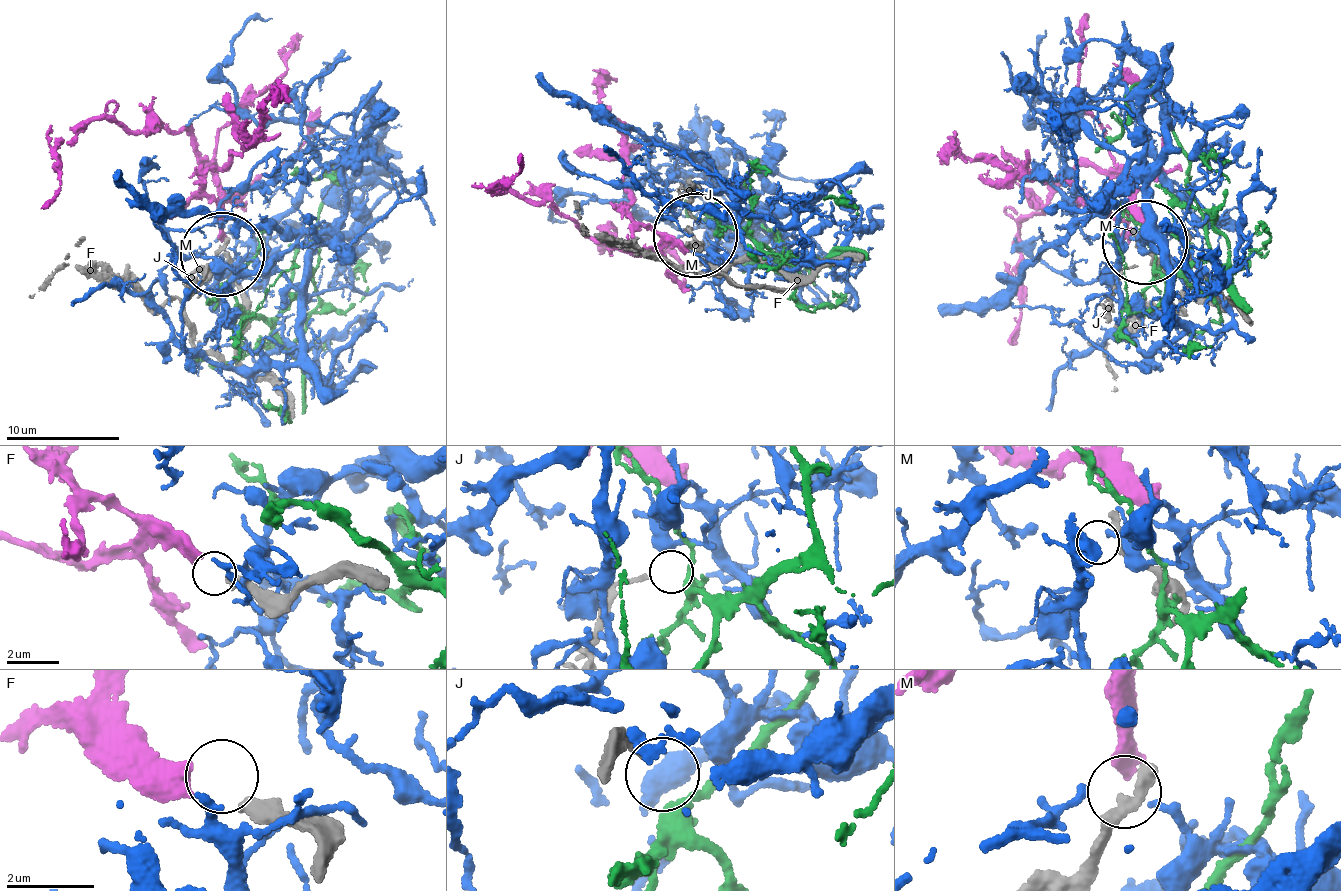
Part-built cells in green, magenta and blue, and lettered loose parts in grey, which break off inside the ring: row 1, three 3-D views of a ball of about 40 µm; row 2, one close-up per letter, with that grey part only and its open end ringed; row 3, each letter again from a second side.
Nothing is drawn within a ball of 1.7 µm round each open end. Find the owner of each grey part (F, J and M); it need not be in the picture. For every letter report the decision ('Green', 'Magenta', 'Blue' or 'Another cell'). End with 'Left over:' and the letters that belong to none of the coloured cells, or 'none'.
F: Magenta
J: Green
M: Another cell
Left over: M

